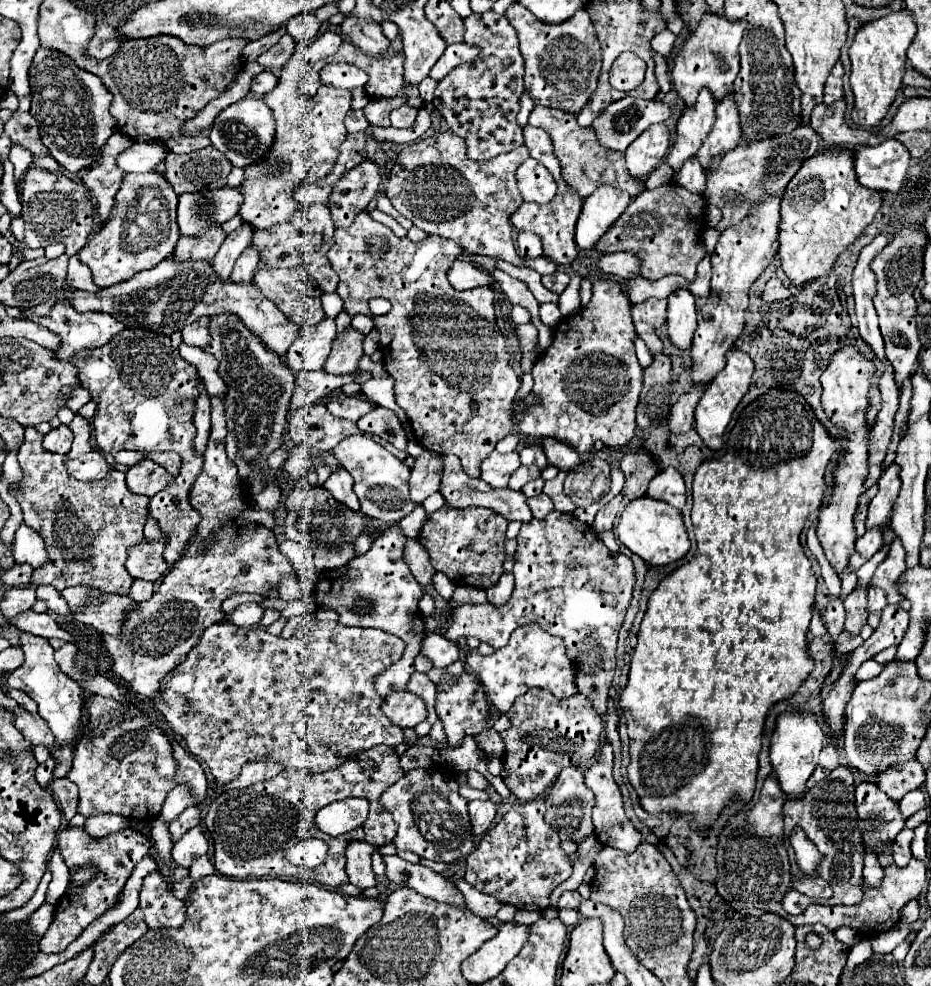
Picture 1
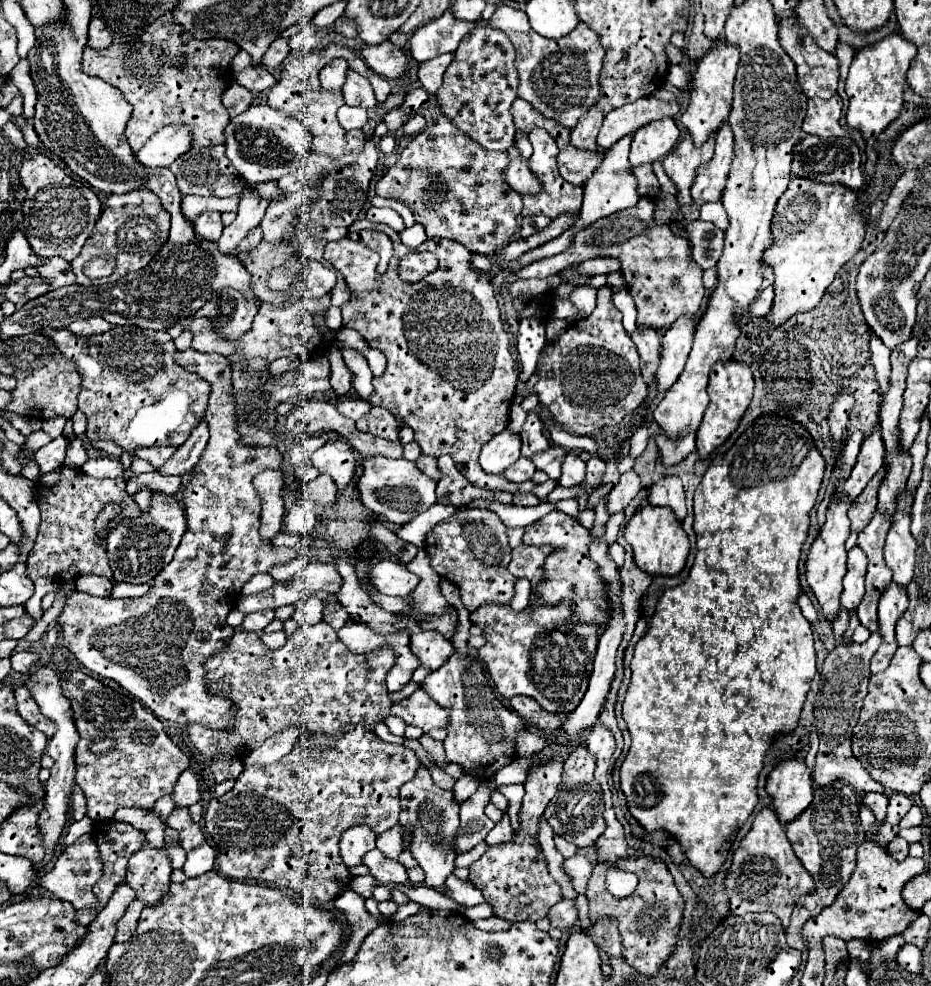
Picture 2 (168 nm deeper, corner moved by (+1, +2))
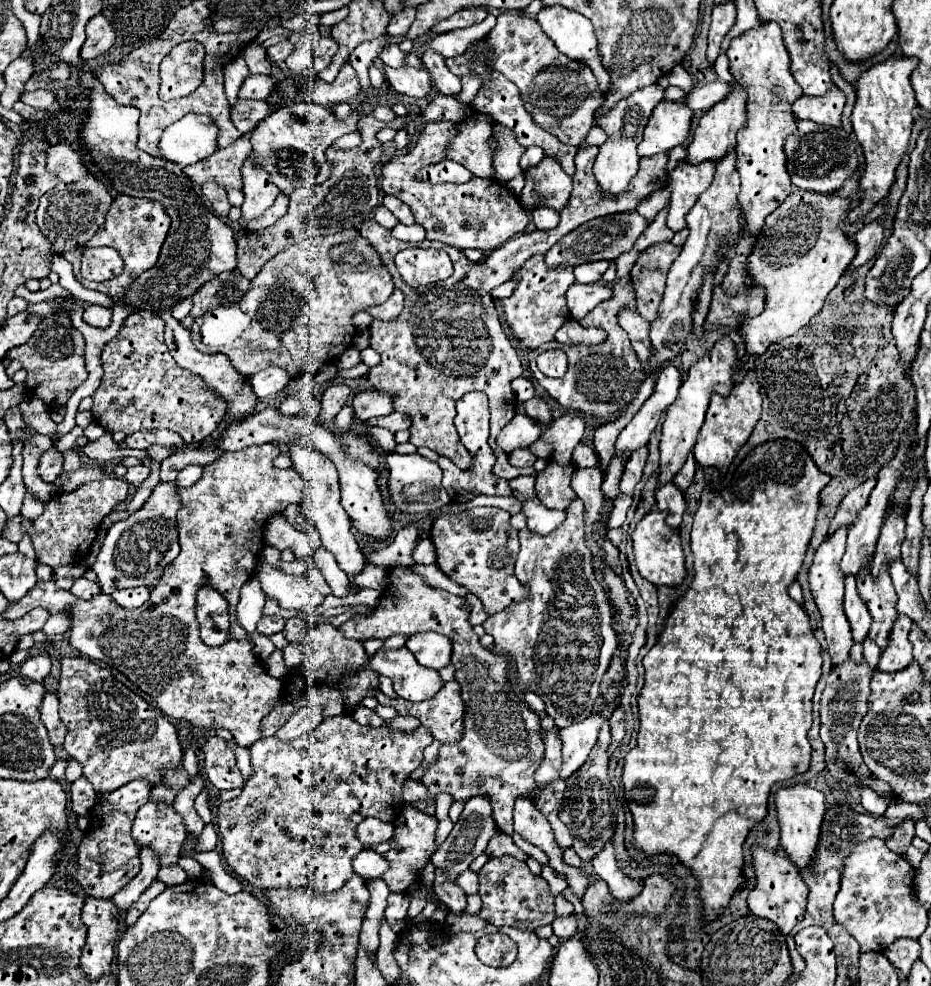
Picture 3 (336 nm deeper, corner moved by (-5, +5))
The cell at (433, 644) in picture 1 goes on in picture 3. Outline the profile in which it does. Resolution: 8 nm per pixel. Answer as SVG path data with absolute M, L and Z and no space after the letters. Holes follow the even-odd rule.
M415 633L407 639L405 647L415 655L421 665L429 669L441 669L451 663L451 641L441 633Z

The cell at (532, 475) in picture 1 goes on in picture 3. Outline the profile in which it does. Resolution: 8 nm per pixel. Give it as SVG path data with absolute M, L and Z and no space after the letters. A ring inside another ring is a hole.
M517 449L515 453L509 455L509 461L513 467L527 467L527 465L533 465L537 457L529 449Z

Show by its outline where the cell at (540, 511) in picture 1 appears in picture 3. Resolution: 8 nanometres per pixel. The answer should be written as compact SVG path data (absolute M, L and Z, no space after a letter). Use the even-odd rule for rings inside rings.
M515 477L509 481L513 495L519 501L531 501L535 499L535 479L533 477Z

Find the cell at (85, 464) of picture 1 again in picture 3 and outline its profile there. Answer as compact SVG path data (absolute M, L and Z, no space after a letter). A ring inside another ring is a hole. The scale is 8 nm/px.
M135 465L135 467L129 467L129 469L127 469L125 481L129 481L129 483L131 483L131 485L135 485L135 487L139 487L147 477L149 477L149 467Z

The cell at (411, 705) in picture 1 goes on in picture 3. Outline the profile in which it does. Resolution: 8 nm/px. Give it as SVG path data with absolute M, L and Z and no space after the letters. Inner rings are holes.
M455 681L445 683L439 693L427 701L421 703L411 703L407 699L391 699L387 695L383 695L381 691L375 695L375 699L381 705L389 705L393 707L399 715L413 715L421 721L421 725L425 725L431 735L441 741L459 741L459 737L463 735L463 701L461 701L461 689Z

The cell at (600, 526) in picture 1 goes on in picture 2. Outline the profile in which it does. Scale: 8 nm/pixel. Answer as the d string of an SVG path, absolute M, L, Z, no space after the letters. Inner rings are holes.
M627 470L625 474L621 474L619 484L609 492L609 514L621 512L641 490L639 484L639 476L635 474L635 470Z

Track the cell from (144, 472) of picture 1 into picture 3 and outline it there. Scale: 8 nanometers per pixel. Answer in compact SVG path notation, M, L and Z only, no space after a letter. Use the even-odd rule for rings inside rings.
M187 465L177 475L177 487L189 487L189 485L197 483L201 477L201 471L203 471L201 465Z

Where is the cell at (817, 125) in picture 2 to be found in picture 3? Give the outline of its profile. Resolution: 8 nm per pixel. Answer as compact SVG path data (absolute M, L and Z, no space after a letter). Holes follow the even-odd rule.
M833 87L823 97L807 97L803 95L799 101L795 101L793 111L799 119L807 119L819 125L831 125L841 127L841 113L845 107L845 95L841 89Z

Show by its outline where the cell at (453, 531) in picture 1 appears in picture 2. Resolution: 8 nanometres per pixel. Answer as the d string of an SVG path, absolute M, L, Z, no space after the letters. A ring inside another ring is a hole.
M465 508L457 510L455 516L437 524L431 534L427 534L425 546L435 548L427 550L433 570L461 590L463 604L469 612L475 612L483 604L511 604L517 578L513 578L513 574L507 570L511 562L511 548L505 530L505 524L495 512Z

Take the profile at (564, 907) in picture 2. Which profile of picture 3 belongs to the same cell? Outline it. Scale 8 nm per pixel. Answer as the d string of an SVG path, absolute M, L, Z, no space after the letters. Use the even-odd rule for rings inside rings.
M575 915L557 917L557 919L551 923L551 927L553 927L553 933L555 933L557 937L569 939L569 937L573 937L575 931L577 931L577 919L575 919Z

